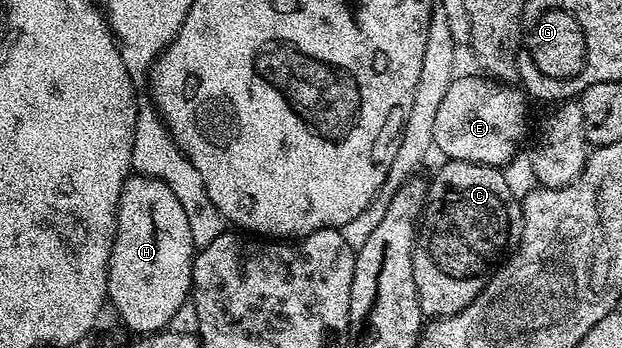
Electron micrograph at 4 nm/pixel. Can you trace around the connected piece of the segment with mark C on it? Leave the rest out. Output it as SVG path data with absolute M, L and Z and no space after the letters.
M456 159L444 162L444 167L430 180L427 189L427 205L423 208L417 228L415 252L413 253L413 281L419 298L419 308L424 316L442 317L457 313L485 289L491 276L519 246L523 232L523 205L521 199L512 195L502 170L486 167L480 163L466 163Z

